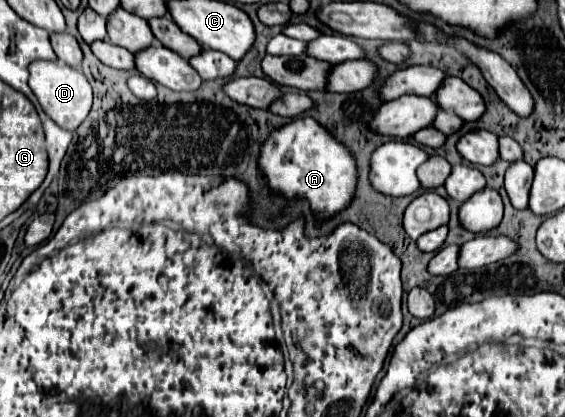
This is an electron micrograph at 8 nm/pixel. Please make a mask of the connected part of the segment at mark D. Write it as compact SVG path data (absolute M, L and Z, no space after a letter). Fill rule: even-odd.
M34 61L30 65L30 89L36 93L42 109L62 129L76 131L92 109L92 87L80 69L62 65L60 61Z

